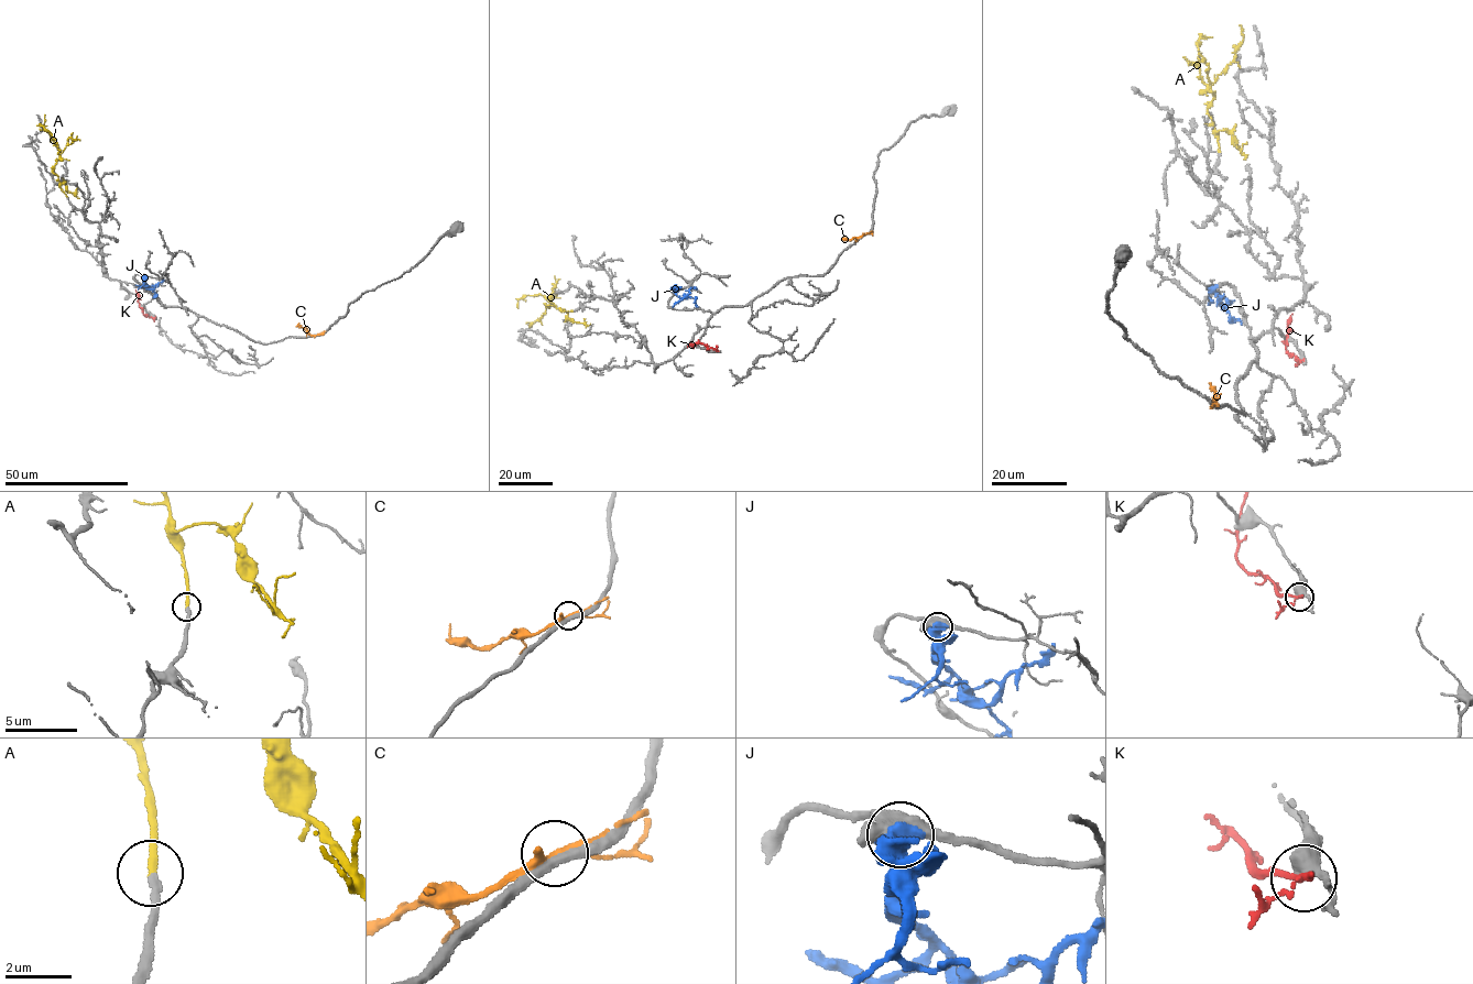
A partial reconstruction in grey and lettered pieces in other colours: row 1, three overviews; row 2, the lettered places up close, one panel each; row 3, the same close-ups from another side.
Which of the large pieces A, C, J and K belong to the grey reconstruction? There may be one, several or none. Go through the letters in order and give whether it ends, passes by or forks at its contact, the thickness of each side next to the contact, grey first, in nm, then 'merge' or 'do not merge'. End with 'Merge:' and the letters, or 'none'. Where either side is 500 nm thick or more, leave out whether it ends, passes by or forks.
A: it ends there; 240 nm thick on the grey side, 240 nm on the other; merge
C: it forks there; 320 nm thick on the grey side, 170 nm on the other; do not merge
J: 440 nm thick on the grey side, 500 nm on the other; do not merge
K: it passes by; 480 nm thick on the grey side, 200 nm on the other; do not merge
Merge: A

